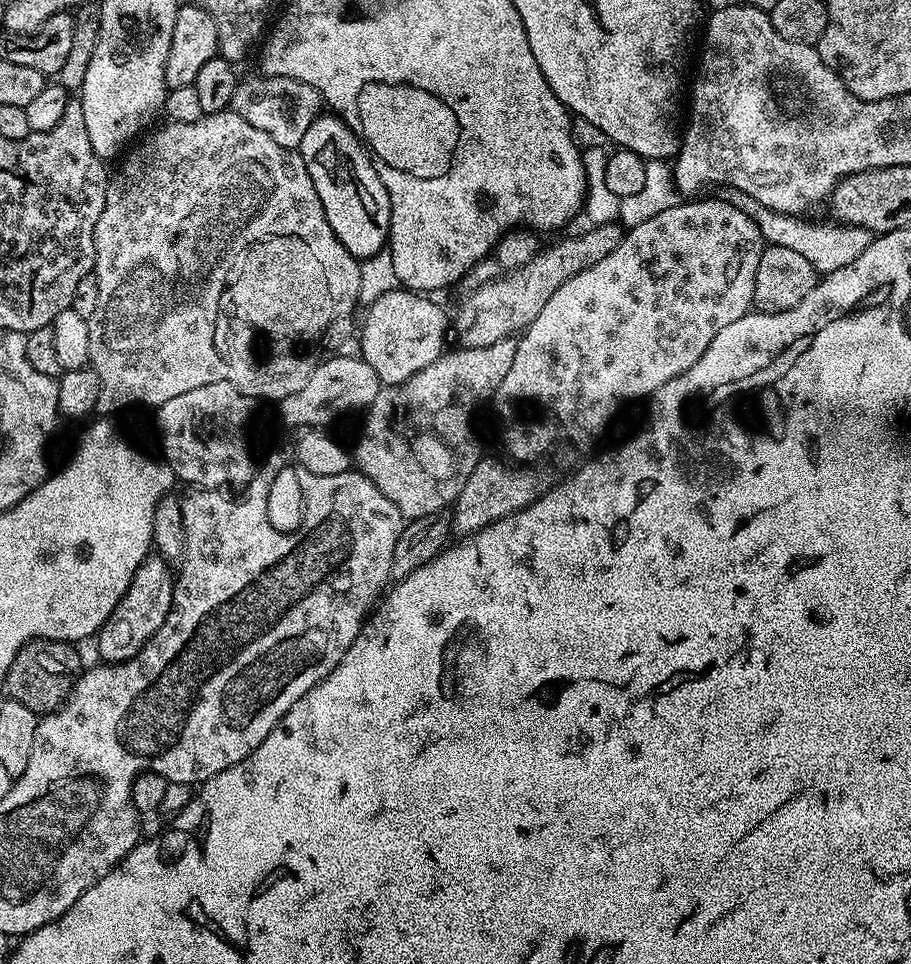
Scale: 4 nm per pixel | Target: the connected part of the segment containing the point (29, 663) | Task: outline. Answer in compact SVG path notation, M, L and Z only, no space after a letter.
M33 640L14 658L6 678L2 682L7 699L22 702L22 706L30 706L38 714L55 712L67 700L80 677L82 665L80 656L71 643L62 640Z

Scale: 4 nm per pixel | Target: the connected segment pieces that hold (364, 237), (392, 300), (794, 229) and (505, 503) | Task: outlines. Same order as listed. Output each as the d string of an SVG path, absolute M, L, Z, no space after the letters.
M321 114L314 122L310 122L310 130L306 130L298 151L302 162L306 162L306 170L310 170L310 178L314 178L314 190L318 190L318 198L322 198L326 222L330 222L330 230L338 234L338 242L342 242L342 246L346 246L346 250L350 250L350 254L359 261L384 250L388 243L392 213L390 194L386 194L386 186L382 186L382 178L378 178L376 165L352 125L335 114Z
M399 286L367 305L364 325L361 323L358 328L358 352L363 360L370 362L381 385L407 384L446 351L444 335L450 332L450 316L432 300L435 299L431 295Z
M719 184L715 187L714 194L718 200L729 203L734 206L734 210L742 210L744 216L750 217L758 226L765 245L786 246L786 250L802 254L802 258L806 258L806 262L810 262L810 266L814 266L820 274L850 266L850 262L854 262L854 258L858 258L858 254L862 254L862 250L866 250L866 246L870 246L874 238L873 233L853 224L810 224L806 221L808 219L800 216L783 216L780 212L762 206L762 202L750 198L750 194L746 194L738 186Z
M486 462L479 465L451 505L450 515L452 528L455 531L464 532L460 534L480 532L486 526L510 514L529 508L540 495L554 487L554 480L551 480L546 473L539 472L539 467L516 466L512 468L503 468L500 464L491 468Z

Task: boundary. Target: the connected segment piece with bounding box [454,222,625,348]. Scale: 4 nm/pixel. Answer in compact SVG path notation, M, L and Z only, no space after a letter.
M619 223L598 224L588 228L581 236L568 236L557 244L545 247L536 253L530 262L518 266L512 272L505 272L499 280L491 280L471 289L468 297L460 304L456 316L454 312L455 343L461 348L474 346L490 346L507 336L515 337L538 318L542 306L554 295L554 290L562 286L562 282L570 282L574 274L582 274L582 270L590 270L594 262L602 262L614 246L624 237L625 229Z

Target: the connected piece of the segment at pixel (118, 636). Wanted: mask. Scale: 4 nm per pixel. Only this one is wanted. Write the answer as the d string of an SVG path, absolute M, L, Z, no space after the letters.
M159 554L148 555L142 566L138 566L126 594L122 594L118 606L114 606L110 618L106 618L106 622L94 637L96 652L103 663L121 664L134 659L150 642L150 638L154 638L154 634L162 630L166 622L166 614L170 614L173 583L174 572L168 561Z

